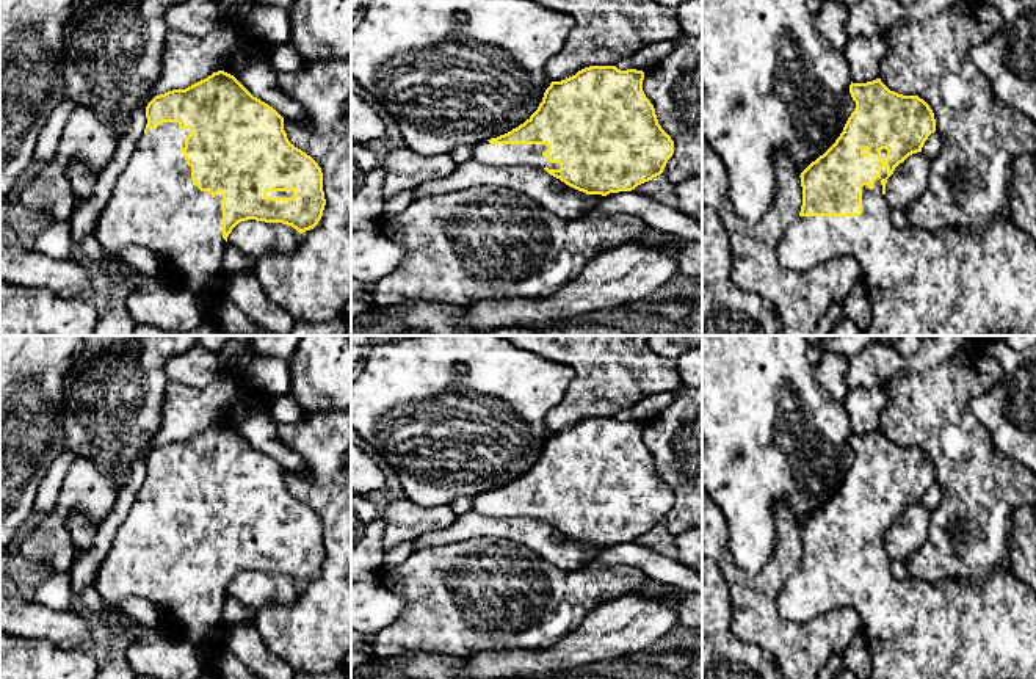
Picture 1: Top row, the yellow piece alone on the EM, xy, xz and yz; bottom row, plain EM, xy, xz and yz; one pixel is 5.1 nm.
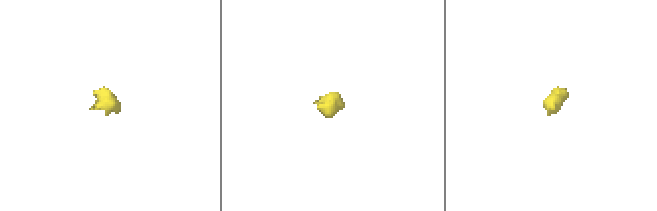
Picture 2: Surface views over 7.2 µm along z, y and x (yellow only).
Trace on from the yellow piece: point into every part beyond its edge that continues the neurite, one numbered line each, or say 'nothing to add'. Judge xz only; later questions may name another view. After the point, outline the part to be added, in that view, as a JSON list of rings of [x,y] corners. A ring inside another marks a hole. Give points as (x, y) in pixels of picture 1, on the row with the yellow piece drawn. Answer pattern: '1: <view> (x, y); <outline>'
1: xz (486, 152); [[[481,141],[472,146],[472,158],[489,166],[534,166],[544,169],[560,169],[560,163],[550,163],[542,155],[547,144],[492,144]]]

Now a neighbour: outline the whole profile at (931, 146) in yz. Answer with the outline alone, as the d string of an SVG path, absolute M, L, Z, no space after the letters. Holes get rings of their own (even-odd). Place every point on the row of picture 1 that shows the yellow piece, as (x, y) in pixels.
M937 132L931 133L922 147L922 154L926 155L929 160L936 158L940 151L940 136Z

